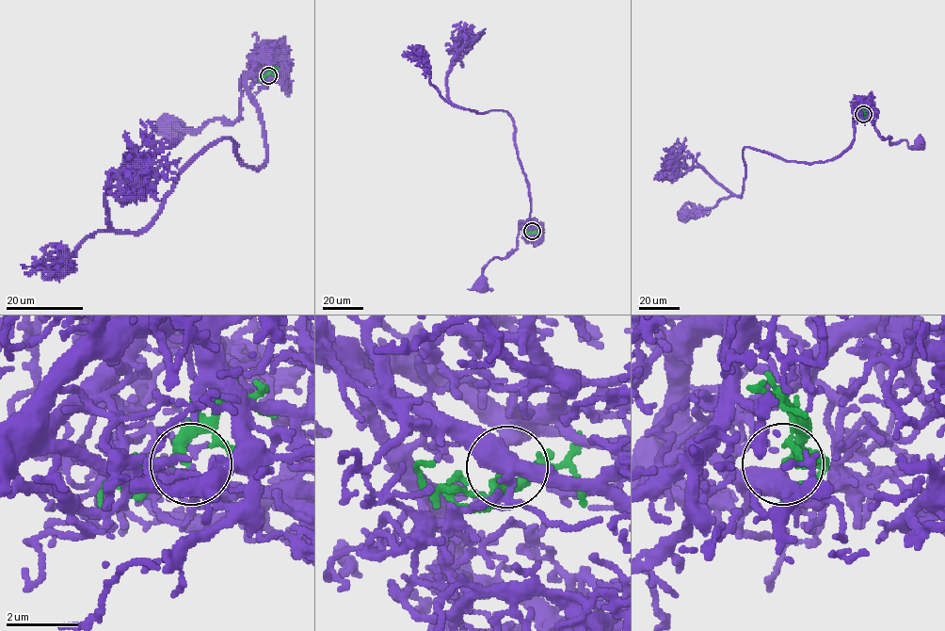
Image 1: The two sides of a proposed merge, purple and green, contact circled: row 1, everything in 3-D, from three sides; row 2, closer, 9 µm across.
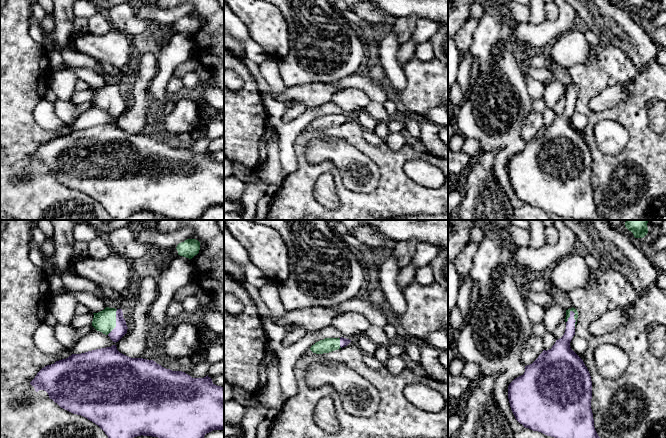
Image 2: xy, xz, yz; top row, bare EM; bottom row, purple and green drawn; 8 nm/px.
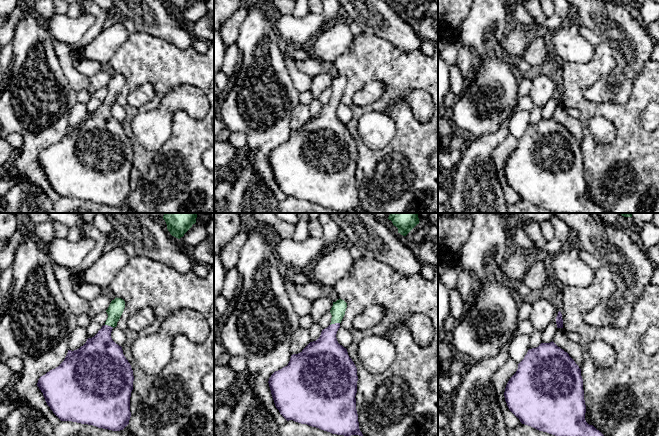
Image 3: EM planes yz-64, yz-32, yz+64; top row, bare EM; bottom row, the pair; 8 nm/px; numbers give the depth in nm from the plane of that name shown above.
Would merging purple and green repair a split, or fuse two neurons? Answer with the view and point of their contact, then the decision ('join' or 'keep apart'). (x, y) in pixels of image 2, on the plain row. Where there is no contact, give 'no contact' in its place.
yz (573, 94) | join

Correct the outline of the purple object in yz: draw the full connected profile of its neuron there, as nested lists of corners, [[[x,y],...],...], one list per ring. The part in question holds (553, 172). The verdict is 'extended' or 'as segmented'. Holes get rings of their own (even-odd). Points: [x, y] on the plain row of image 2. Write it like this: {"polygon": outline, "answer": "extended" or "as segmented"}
{"polygon": [[[566,86],[564,111],[549,126],[525,142],[523,151],[508,162],[508,175],[516,196],[525,204],[541,208],[566,219],[607,220],[597,210],[591,185],[592,157],[583,136],[570,124],[575,111],[578,88]]], "answer": "extended"}

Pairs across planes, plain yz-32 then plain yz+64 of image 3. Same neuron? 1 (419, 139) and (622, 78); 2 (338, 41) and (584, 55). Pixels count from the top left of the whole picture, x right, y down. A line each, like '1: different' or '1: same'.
1: different
2: same

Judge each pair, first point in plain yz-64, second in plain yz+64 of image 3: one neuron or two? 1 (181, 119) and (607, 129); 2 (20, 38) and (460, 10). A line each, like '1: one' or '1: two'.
1: two
2: two

